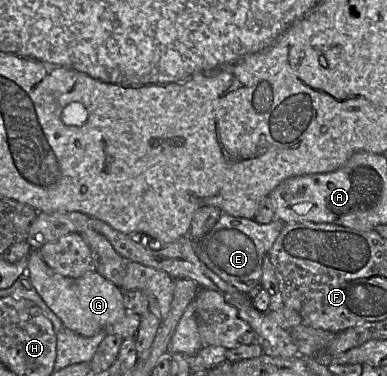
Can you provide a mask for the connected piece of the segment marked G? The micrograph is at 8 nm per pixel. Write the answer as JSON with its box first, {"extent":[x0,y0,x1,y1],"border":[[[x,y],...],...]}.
{"extent":[26,249,127,337],"border":[[[33,249],[27,257],[26,271],[32,285],[47,306],[67,328],[81,336],[90,337],[103,329],[109,330],[127,312],[120,287],[107,281],[96,271],[86,272],[77,278],[64,277],[52,270],[43,261],[38,250]]]}

